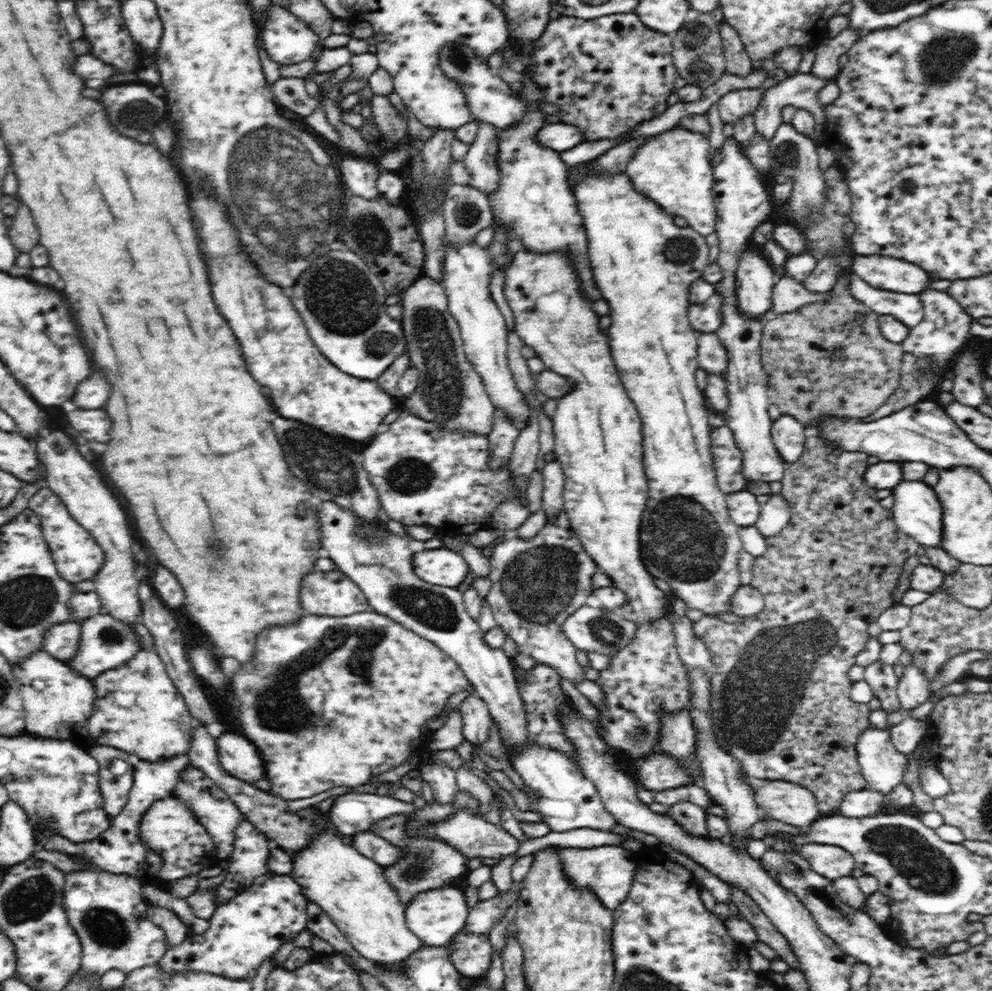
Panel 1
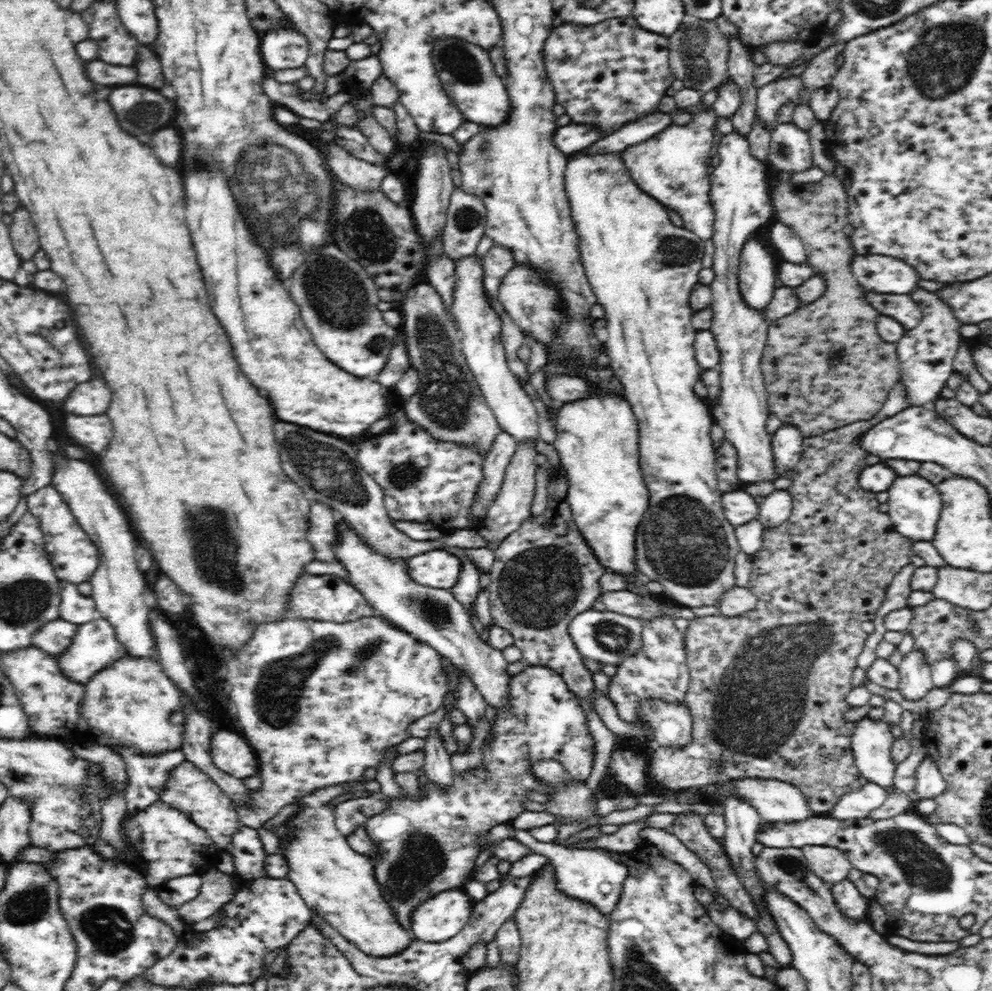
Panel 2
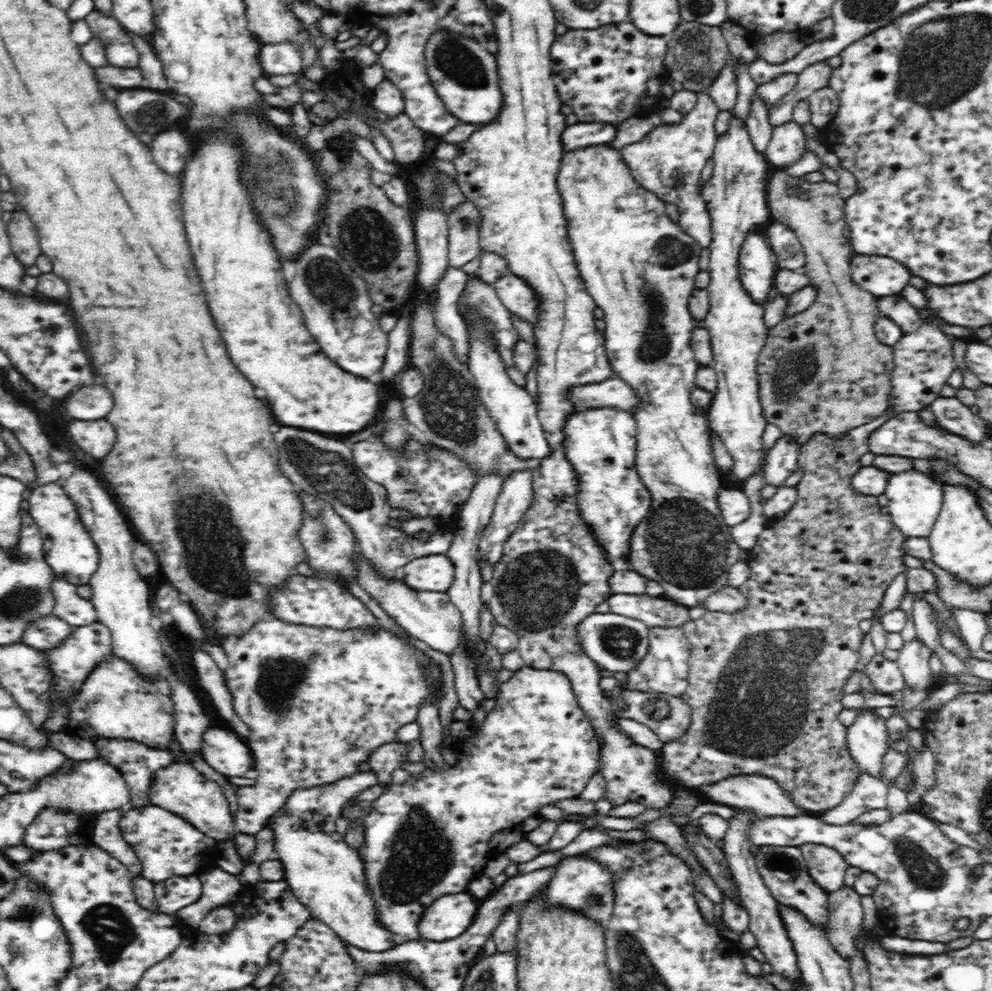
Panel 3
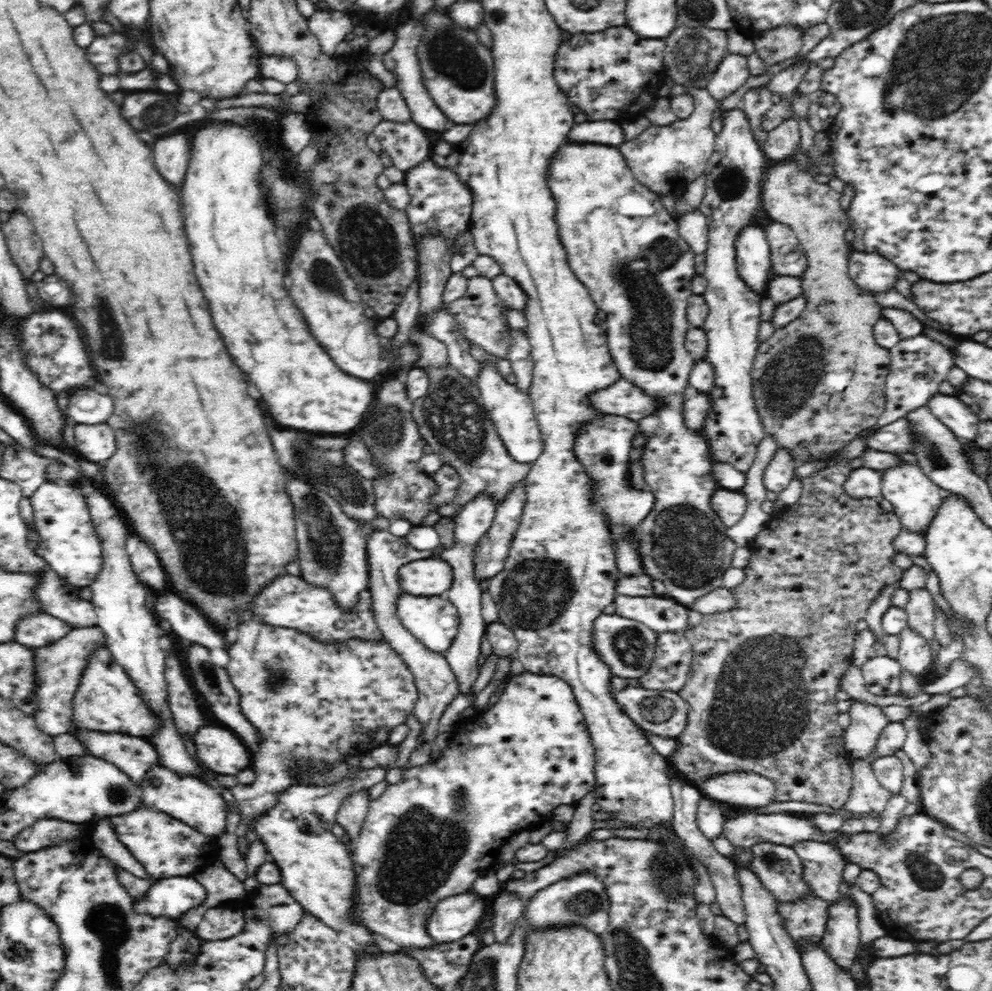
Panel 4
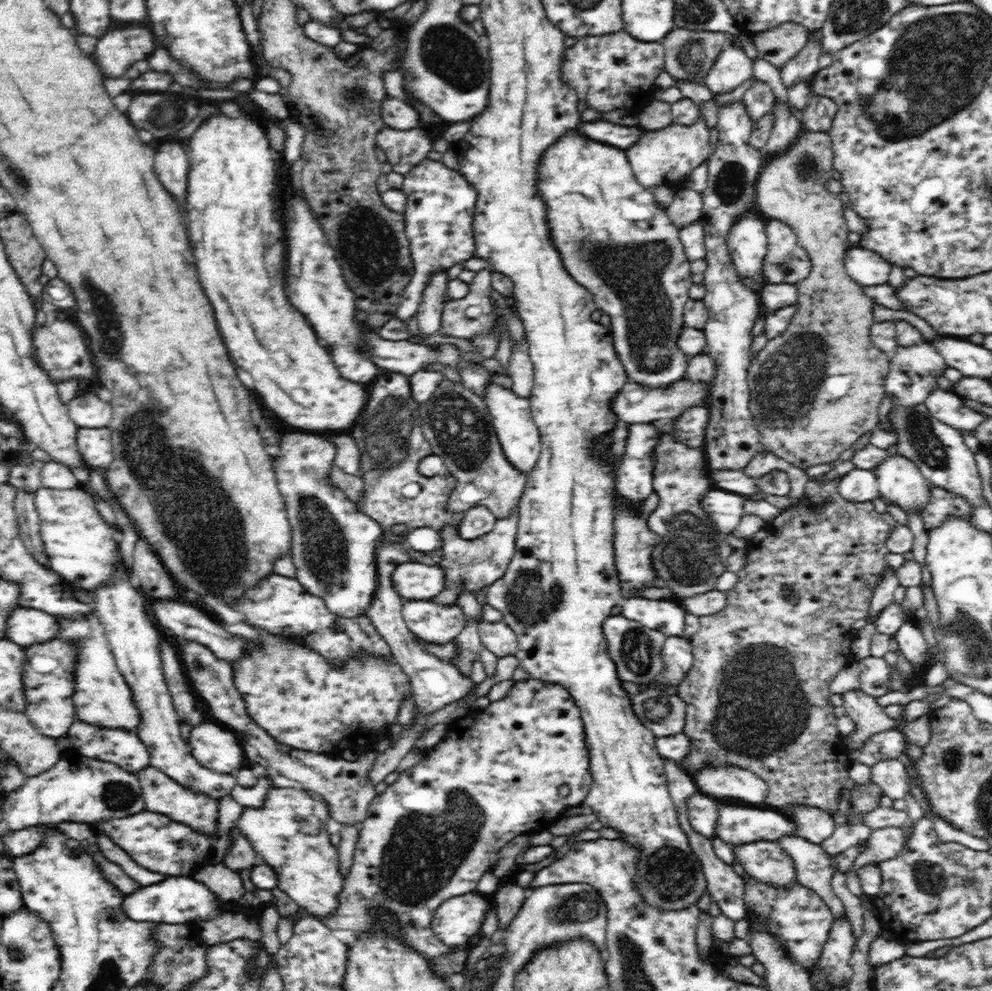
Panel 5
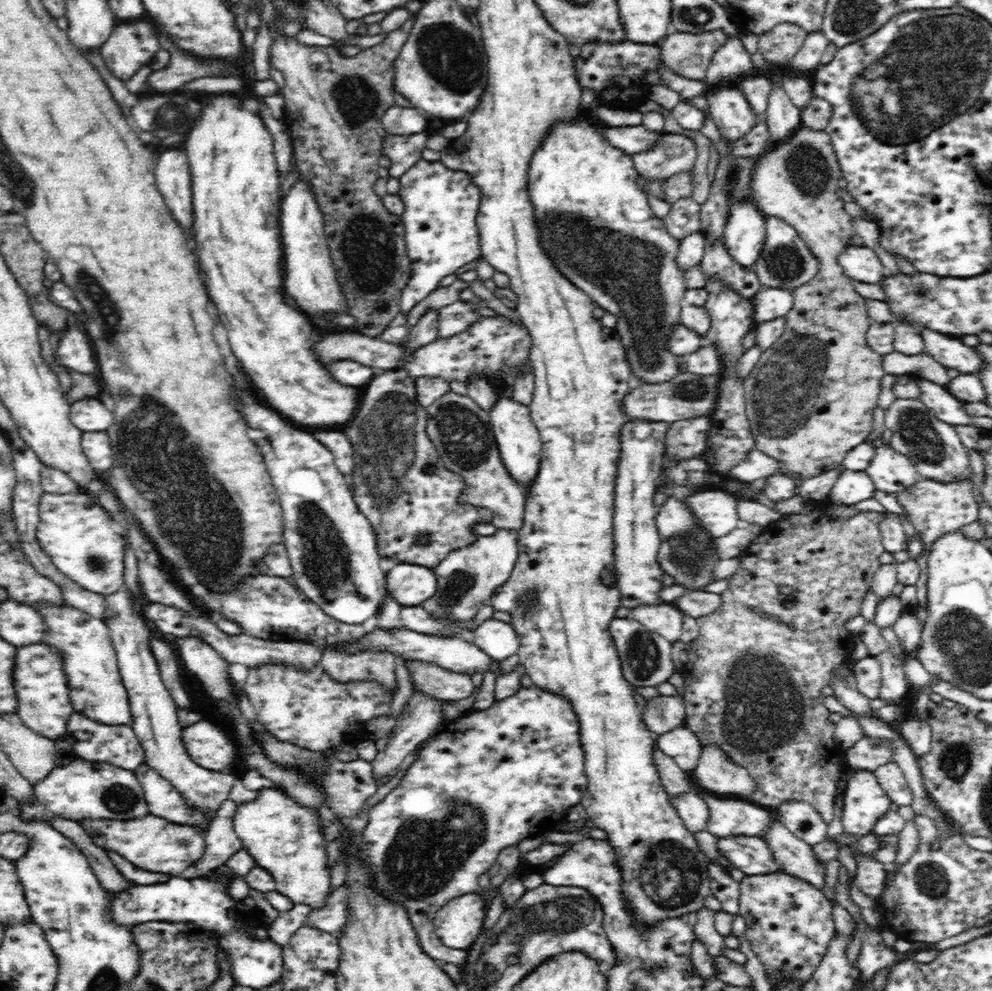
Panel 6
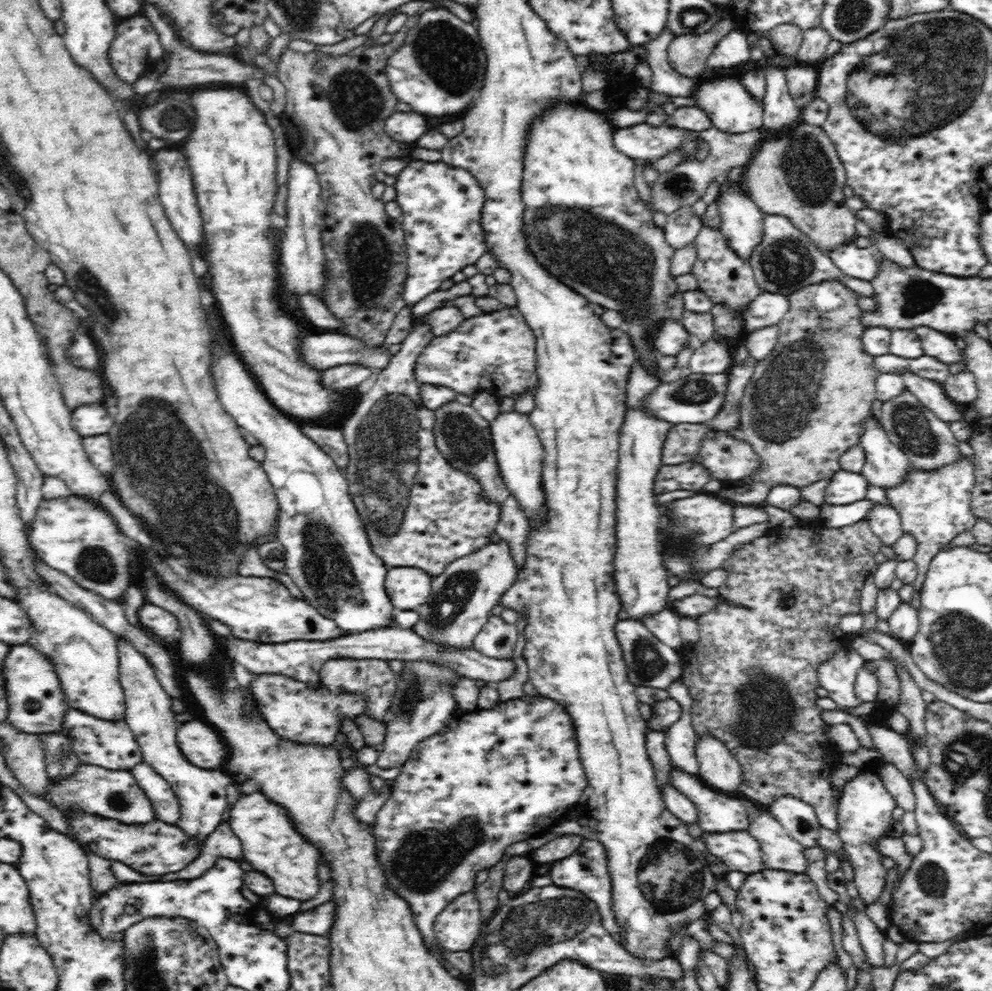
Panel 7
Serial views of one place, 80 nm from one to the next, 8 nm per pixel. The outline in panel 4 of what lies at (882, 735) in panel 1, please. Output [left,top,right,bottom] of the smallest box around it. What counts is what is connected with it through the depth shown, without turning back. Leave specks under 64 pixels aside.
[844,701,889,764]

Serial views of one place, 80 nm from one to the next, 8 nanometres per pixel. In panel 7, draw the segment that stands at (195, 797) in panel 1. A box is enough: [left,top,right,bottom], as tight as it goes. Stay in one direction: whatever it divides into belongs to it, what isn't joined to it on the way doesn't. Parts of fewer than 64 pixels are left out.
[129,761,180,825]

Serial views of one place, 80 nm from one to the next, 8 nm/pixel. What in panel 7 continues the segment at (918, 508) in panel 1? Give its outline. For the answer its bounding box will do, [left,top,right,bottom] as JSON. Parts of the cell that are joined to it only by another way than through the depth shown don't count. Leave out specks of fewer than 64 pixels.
[857,414,910,488]

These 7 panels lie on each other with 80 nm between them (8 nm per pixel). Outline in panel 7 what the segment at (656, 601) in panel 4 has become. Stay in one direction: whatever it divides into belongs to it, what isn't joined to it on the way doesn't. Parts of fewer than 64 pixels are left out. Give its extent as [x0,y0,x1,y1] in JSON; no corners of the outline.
[642,608,685,652]

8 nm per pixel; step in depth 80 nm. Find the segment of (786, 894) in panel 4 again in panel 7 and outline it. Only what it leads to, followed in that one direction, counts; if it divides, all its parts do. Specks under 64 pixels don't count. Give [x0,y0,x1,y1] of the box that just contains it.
[702,832,764,875]

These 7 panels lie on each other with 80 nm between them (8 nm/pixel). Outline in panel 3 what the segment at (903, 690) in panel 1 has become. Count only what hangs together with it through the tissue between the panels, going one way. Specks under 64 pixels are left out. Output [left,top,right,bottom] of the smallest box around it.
[897,638,935,690]

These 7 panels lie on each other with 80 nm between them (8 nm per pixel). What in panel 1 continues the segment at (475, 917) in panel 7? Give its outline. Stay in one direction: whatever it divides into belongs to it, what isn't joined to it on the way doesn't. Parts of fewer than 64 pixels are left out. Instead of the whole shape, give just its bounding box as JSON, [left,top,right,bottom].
[405,885,469,946]

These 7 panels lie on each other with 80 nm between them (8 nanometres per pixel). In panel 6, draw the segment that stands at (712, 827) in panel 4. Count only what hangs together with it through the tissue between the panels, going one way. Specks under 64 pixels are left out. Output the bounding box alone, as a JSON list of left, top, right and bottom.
[670,791,709,834]

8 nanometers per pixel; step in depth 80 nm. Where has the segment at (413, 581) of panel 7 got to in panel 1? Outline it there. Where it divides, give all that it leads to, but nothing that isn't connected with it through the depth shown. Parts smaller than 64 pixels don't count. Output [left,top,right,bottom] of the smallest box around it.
[413,547,471,588]

